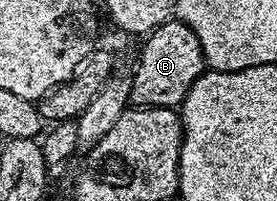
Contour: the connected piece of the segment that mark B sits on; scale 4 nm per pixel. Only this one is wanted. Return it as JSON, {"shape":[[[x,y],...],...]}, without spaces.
{"shape":[[[169,19],[146,34],[139,66],[131,79],[131,105],[144,109],[175,109],[182,106],[189,87],[203,72],[205,62],[197,35],[181,20]]]}

